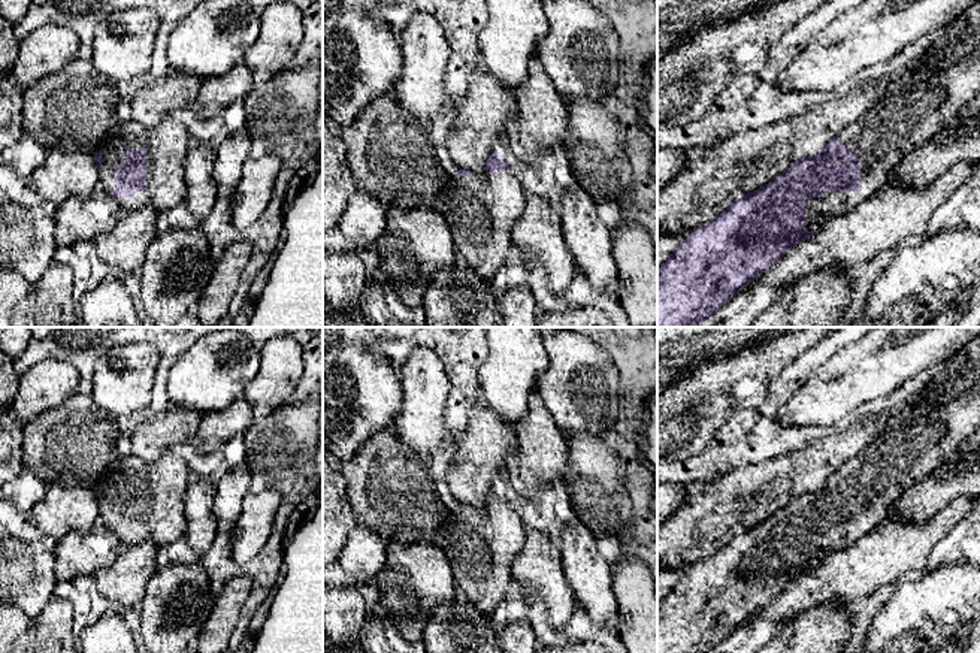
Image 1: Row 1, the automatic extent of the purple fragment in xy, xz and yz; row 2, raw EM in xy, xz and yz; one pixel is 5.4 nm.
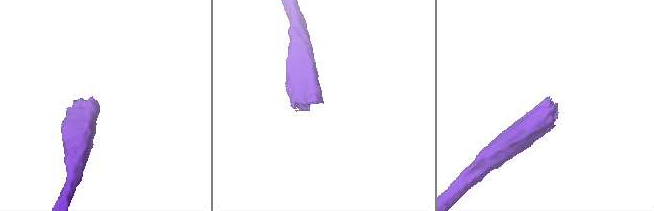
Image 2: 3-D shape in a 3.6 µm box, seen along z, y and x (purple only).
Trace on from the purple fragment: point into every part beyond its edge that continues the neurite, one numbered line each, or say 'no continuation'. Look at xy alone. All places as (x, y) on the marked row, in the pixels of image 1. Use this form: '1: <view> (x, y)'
1: xy (166, 144)

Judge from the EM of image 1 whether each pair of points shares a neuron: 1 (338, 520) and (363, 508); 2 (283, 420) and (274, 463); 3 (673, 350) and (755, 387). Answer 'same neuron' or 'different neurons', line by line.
1: different neurons
2: same neuron
3: different neurons

